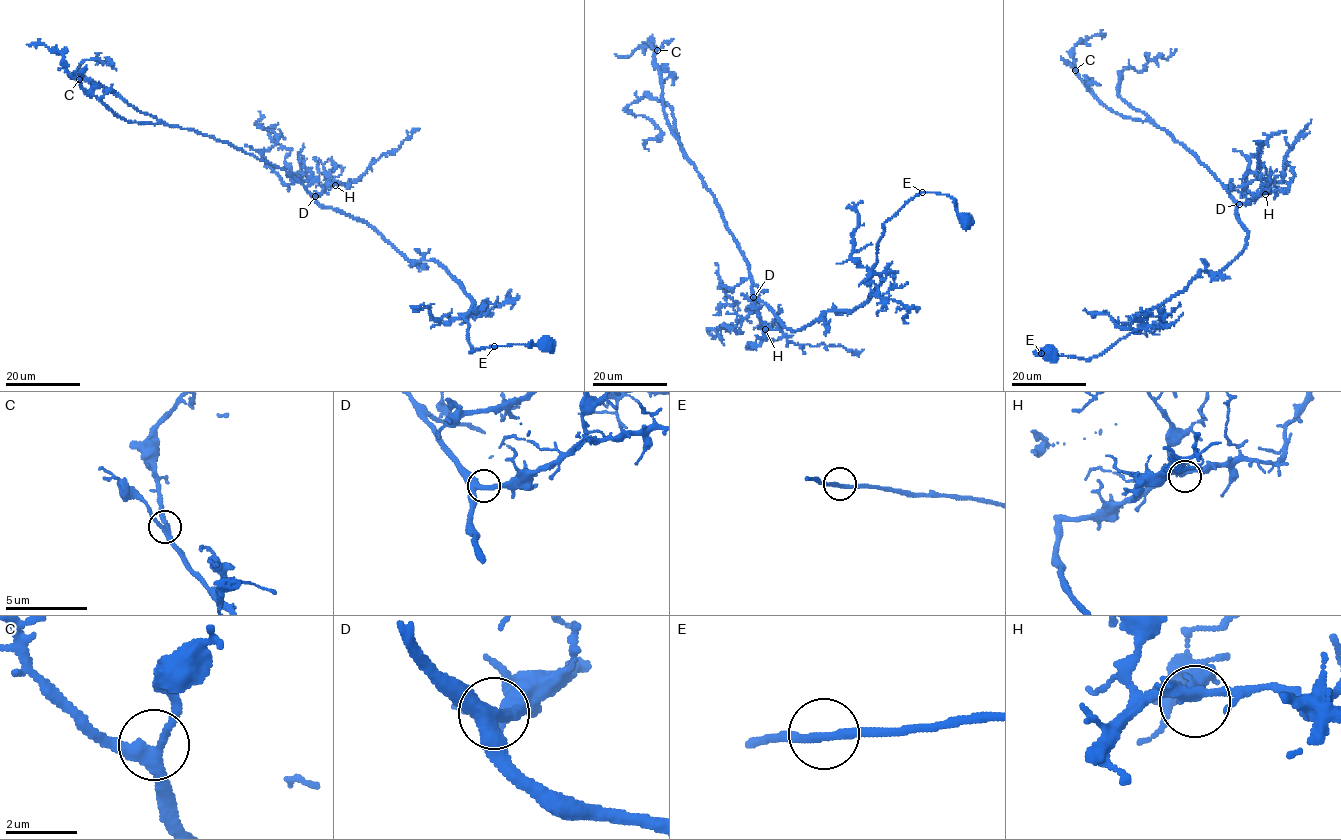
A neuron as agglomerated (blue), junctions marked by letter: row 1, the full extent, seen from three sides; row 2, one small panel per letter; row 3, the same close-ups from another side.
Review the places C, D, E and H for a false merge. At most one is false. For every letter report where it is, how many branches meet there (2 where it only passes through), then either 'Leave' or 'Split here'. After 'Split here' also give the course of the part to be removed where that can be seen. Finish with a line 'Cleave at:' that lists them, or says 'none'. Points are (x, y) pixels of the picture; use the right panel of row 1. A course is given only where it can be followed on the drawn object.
C: Place: (1075, 70). Branches: 3. Leave
D: Place: (1239, 204). Branches: 3. Leave
E: Place: (1041, 353). Branches: 2. Leave
H: Place: (1265, 194). Branches: 3. Leave
Cleave at: none

